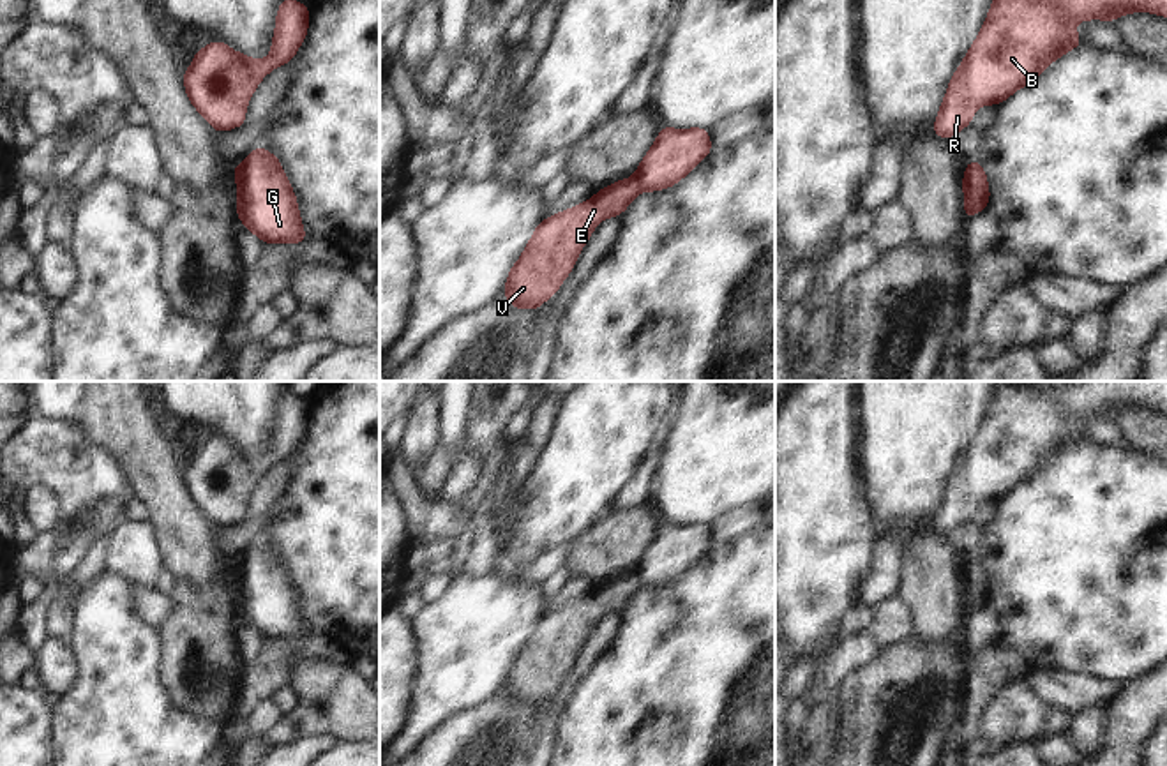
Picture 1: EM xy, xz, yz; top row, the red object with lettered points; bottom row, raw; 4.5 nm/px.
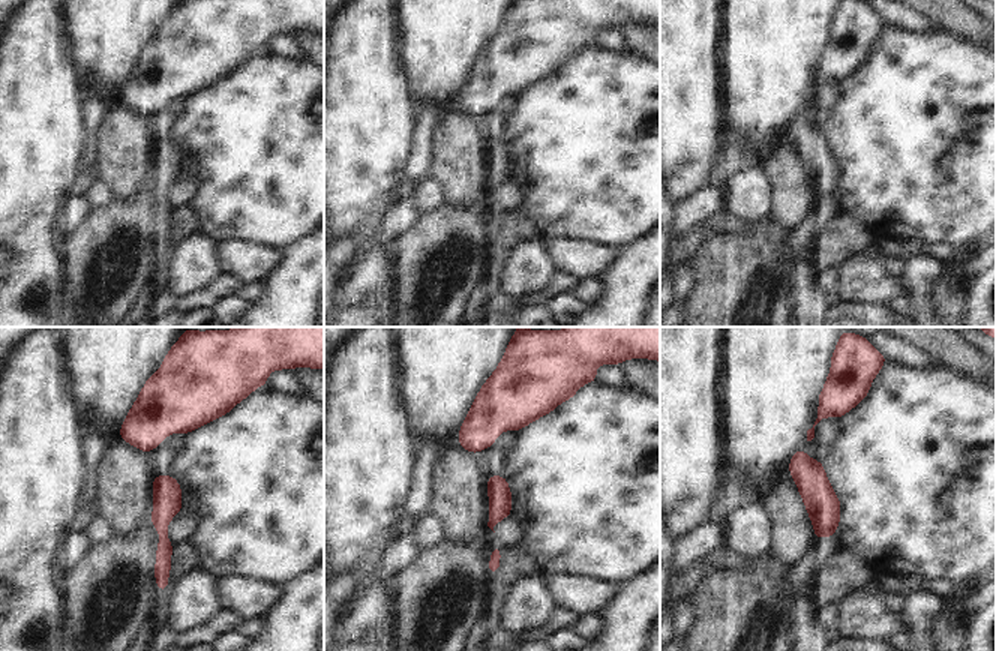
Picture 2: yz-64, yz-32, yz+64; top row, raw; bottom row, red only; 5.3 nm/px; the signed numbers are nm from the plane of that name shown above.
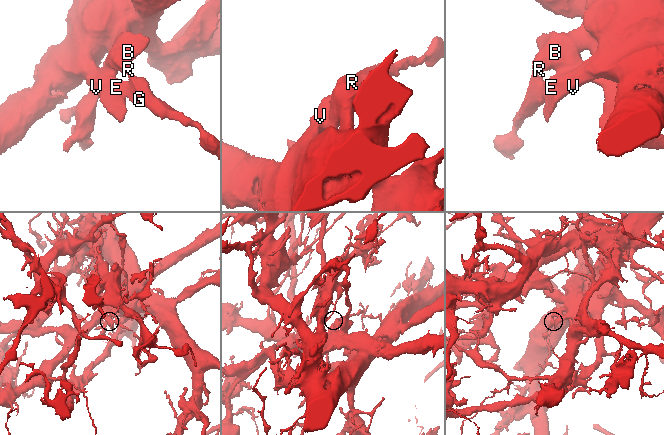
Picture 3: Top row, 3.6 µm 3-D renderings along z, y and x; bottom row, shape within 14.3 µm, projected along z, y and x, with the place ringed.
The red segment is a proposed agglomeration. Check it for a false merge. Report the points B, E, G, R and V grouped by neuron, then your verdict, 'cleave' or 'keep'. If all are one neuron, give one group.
B G R / E V; cleave

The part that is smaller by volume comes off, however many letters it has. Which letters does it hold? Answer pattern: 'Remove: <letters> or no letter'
Remove: E, V

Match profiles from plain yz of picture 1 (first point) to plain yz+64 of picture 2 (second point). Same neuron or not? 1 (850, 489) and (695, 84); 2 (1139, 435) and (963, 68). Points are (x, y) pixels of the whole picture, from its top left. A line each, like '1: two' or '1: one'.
1: one
2: two

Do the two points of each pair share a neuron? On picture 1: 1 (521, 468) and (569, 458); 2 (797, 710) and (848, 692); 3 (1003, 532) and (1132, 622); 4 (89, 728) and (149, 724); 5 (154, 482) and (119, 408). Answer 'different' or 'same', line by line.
1: different
2: different
3: same
4: same
5: same

